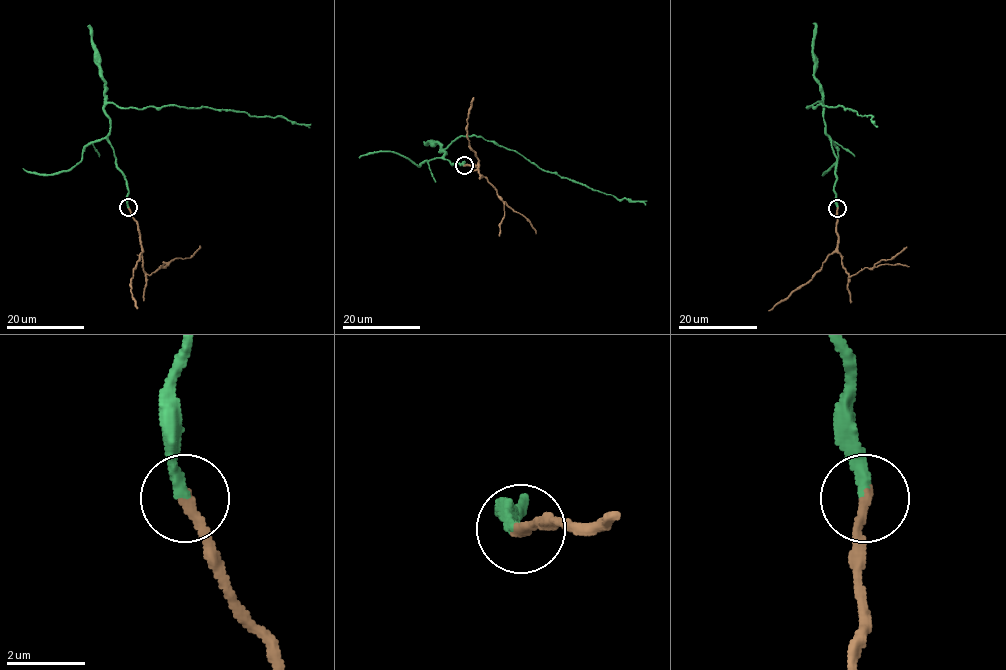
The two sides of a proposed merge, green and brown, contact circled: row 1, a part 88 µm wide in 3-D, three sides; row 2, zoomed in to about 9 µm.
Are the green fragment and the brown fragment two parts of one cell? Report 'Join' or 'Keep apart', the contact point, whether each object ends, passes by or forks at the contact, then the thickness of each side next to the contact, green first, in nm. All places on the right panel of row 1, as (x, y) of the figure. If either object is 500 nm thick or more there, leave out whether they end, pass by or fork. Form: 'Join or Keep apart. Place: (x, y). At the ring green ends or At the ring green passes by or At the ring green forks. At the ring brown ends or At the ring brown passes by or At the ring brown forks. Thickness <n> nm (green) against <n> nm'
Join. Place: (837, 208). At the ring green ends. At the ring brown ends. Thickness 280 nm (green) against 280 nm

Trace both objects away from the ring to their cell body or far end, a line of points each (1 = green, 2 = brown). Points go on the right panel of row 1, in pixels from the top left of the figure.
1: (837, 208), (836, 157), (823, 106), (816, 101), (806, 107), (841, 105), (871, 115), (877, 127)
2: (837, 208), (837, 251), (842, 267), (850, 277), (880, 261), (890, 260), (906, 247)

